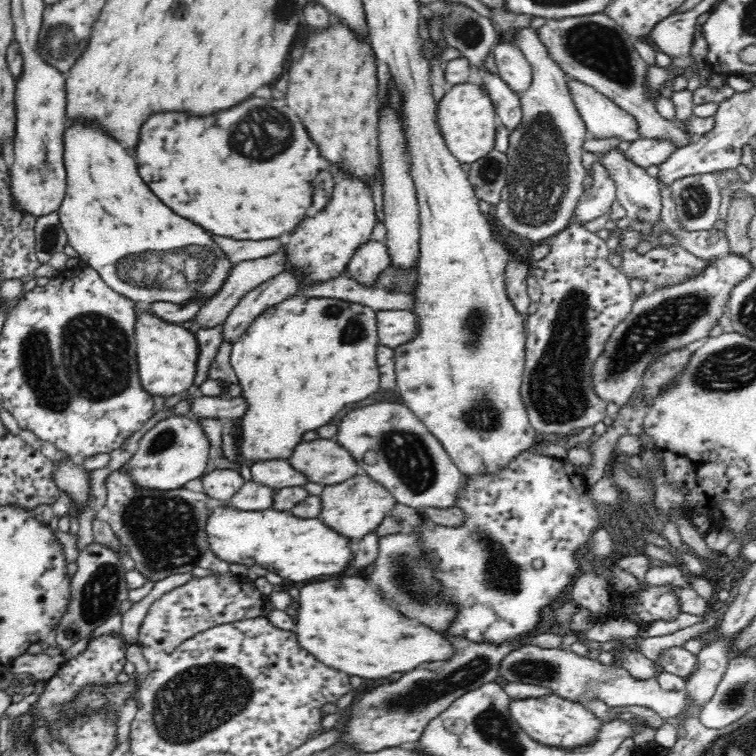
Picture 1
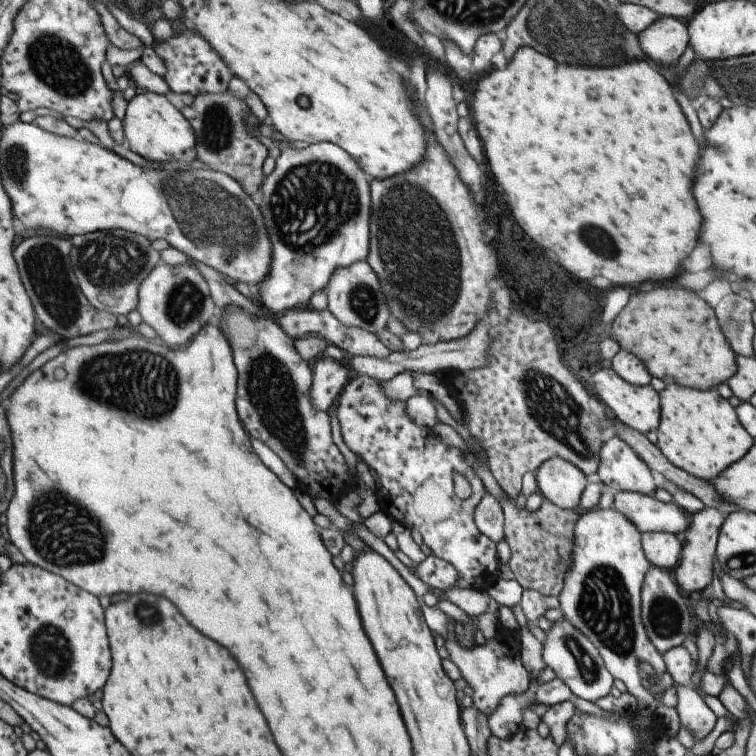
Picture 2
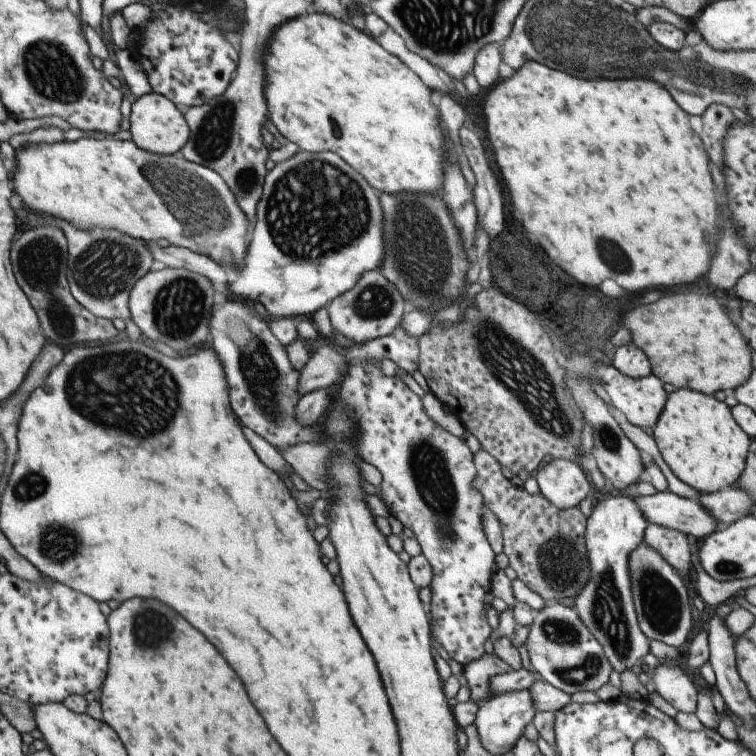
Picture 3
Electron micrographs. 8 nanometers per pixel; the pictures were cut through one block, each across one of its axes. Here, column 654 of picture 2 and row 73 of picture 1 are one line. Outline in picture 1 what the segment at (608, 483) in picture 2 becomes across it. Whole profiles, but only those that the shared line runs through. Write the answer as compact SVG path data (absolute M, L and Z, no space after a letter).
M487 70L481 84L492 99L500 122L510 132L517 129L523 117L519 93L514 92L499 75L489 73Z

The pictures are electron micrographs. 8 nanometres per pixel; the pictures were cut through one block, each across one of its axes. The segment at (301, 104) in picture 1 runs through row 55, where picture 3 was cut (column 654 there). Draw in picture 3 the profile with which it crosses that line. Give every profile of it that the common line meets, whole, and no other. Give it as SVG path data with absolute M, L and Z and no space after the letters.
M665 294L657 302L629 310L623 316L623 322L631 330L633 344L647 354L651 375L675 388L707 395L715 394L717 390L732 391L741 386L754 369L748 340L709 294Z

